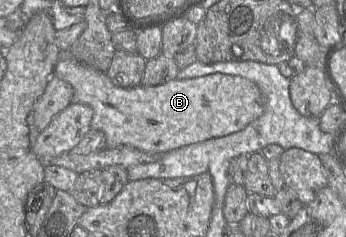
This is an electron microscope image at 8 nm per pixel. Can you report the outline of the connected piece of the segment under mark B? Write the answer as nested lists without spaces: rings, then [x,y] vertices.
[[[61,51],[54,74],[72,86],[72,103],[86,104],[93,109],[91,128],[105,134],[107,147],[131,146],[147,153],[164,154],[187,145],[238,132],[258,119],[265,110],[264,96],[254,82],[223,73],[175,79],[157,86],[122,88],[114,85],[106,73],[80,63],[69,51]]]

